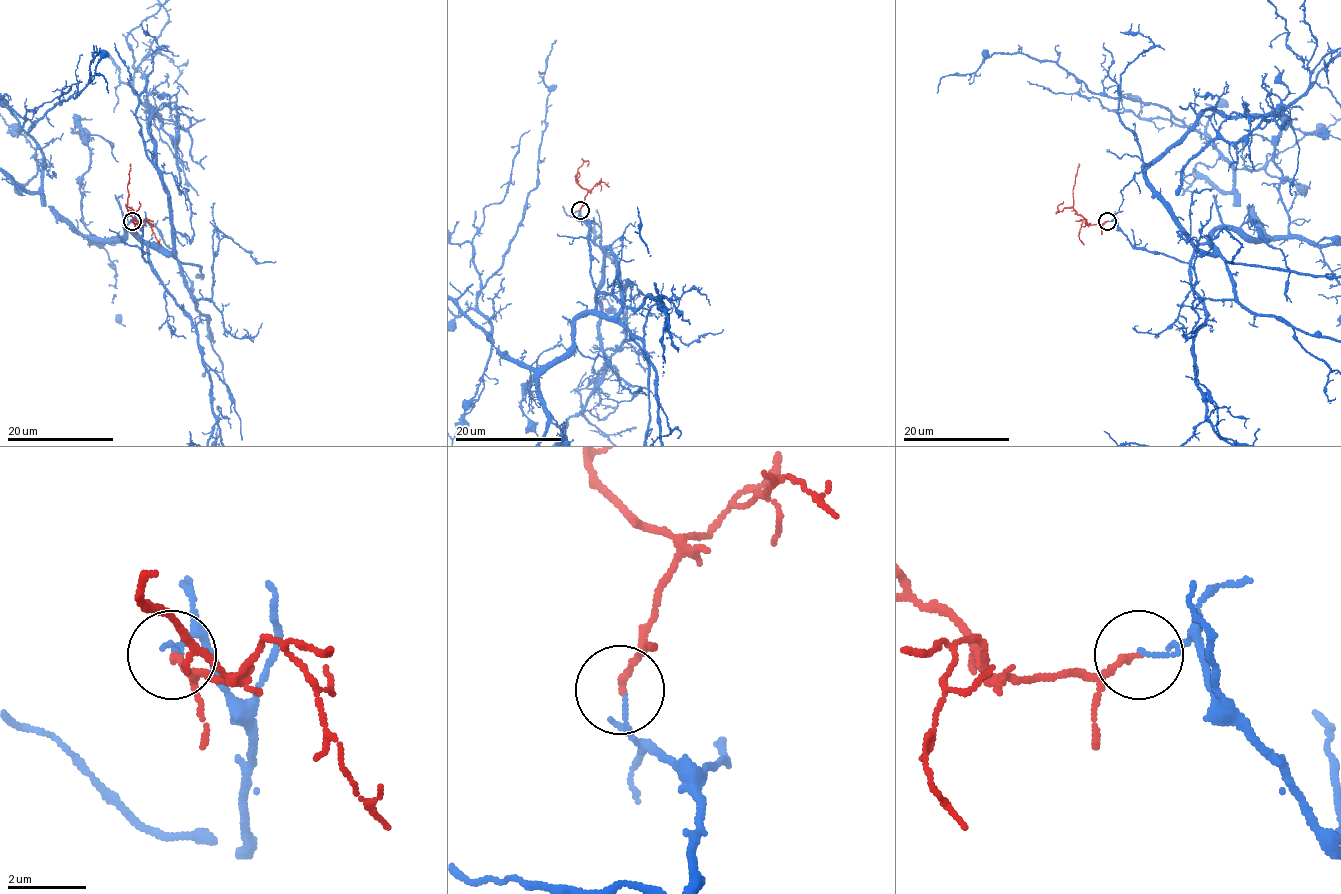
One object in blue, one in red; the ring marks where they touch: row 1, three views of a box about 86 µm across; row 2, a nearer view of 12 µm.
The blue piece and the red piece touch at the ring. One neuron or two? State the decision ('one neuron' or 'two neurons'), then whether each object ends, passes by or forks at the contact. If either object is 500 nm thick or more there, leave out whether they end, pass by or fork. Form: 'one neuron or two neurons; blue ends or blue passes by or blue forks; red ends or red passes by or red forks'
two neurons; blue passes by; red ends

